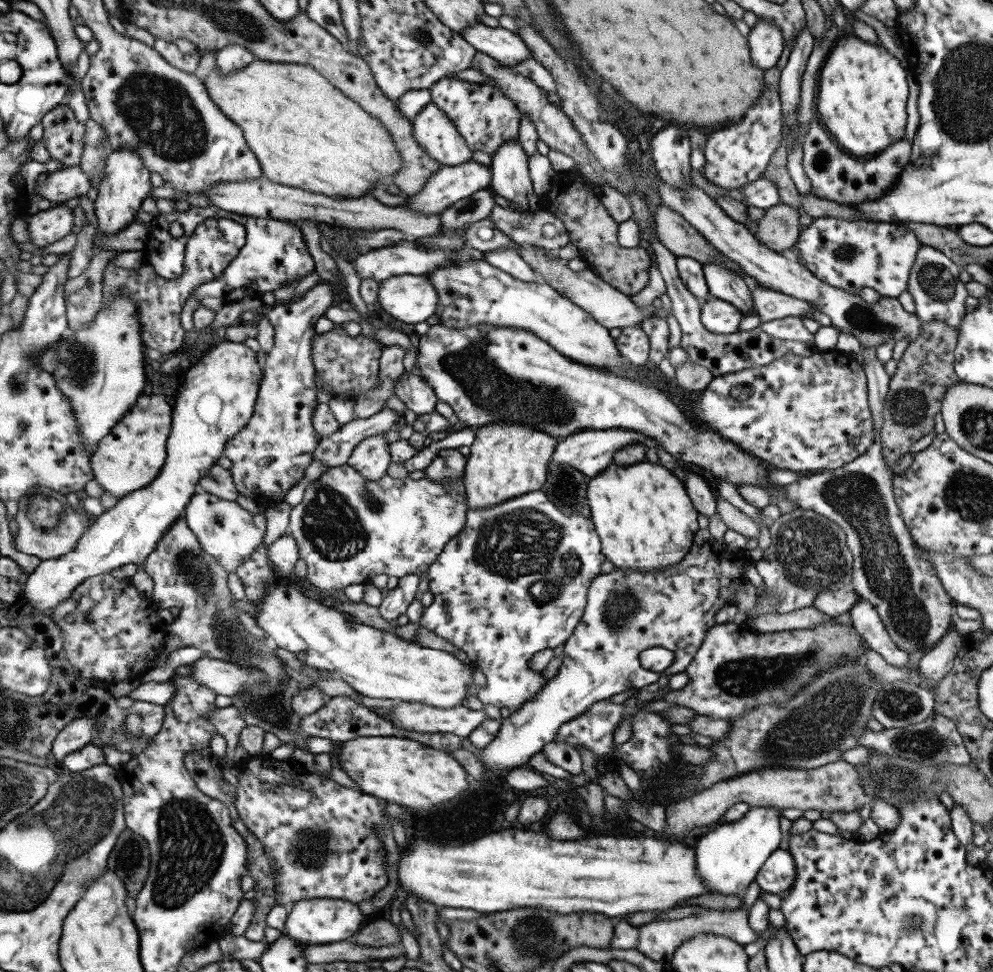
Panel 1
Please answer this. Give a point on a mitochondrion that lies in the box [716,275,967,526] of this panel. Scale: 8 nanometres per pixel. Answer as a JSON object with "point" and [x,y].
{"point":[868,320]}

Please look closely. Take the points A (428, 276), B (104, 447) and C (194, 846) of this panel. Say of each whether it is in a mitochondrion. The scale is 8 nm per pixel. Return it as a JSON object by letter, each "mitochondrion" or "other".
{"A":"other","B":"other","C":"mitochondrion"}

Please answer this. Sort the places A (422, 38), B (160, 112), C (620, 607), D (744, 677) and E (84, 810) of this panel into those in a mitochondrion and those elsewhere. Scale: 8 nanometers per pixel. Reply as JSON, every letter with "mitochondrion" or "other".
{"A":"mitochondrion","B":"mitochondrion","C":"mitochondrion","D":"mitochondrion","E":"mitochondrion"}

